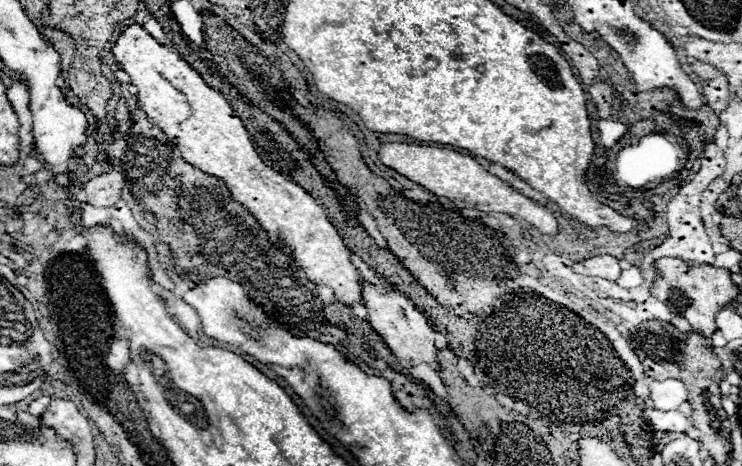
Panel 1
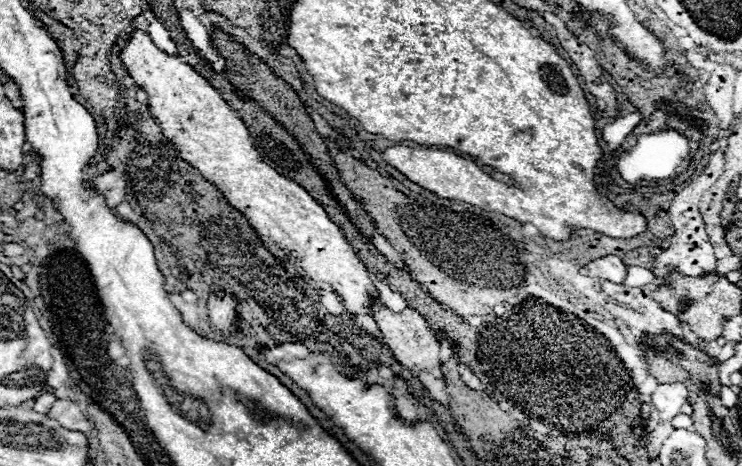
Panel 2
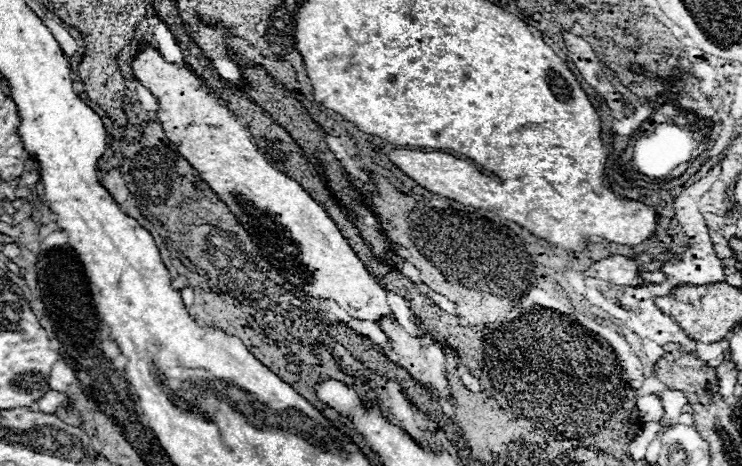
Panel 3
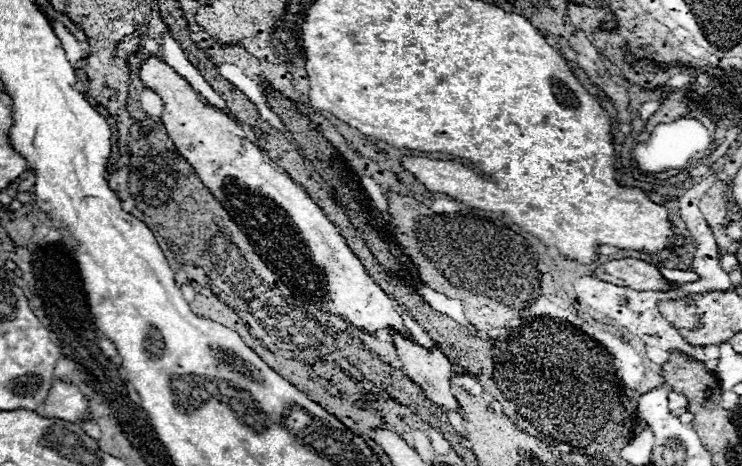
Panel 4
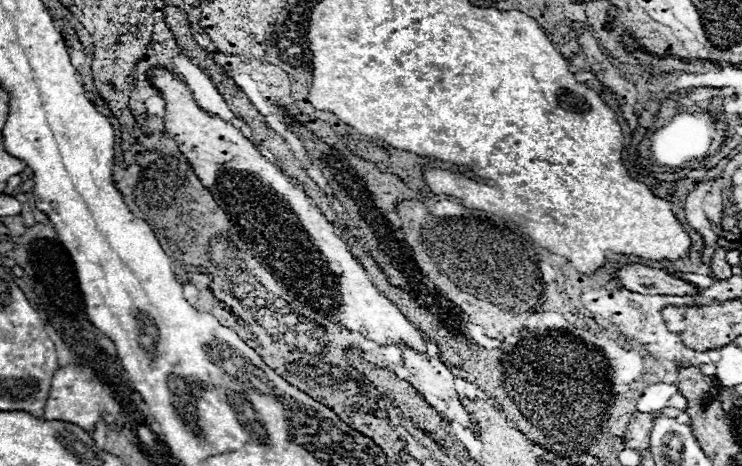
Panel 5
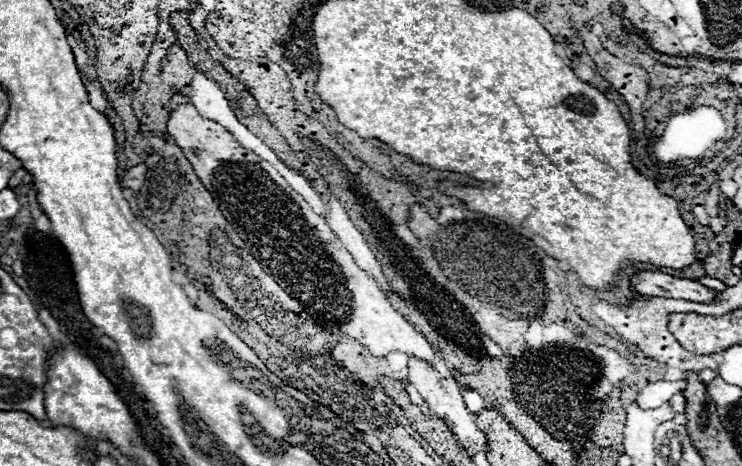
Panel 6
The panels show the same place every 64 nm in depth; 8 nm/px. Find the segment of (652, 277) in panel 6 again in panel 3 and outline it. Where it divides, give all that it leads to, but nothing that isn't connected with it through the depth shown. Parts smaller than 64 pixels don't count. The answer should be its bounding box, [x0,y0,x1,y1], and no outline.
[584,256,644,286]

